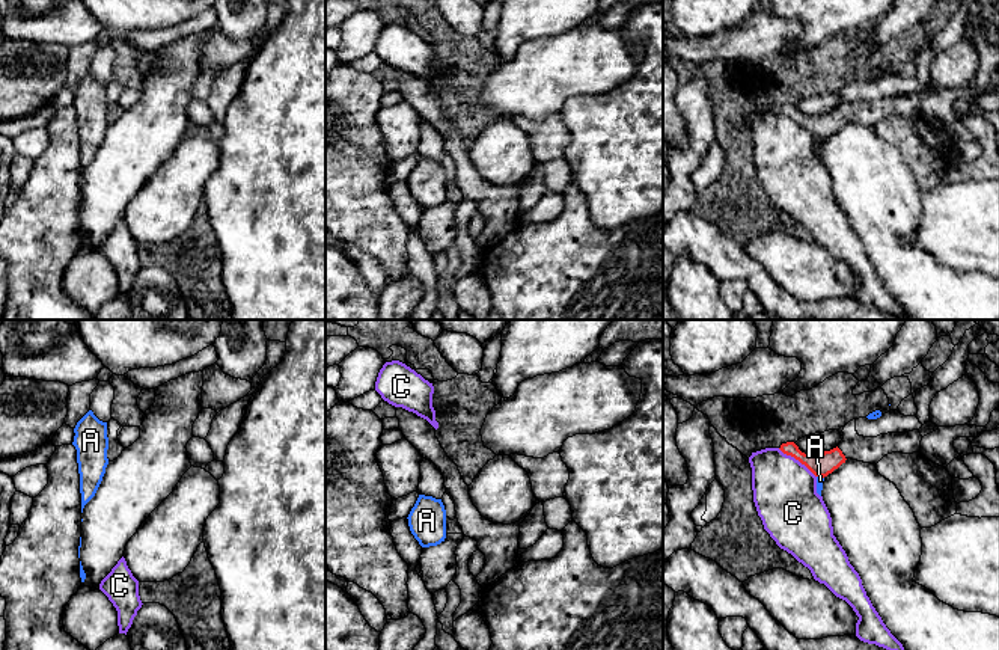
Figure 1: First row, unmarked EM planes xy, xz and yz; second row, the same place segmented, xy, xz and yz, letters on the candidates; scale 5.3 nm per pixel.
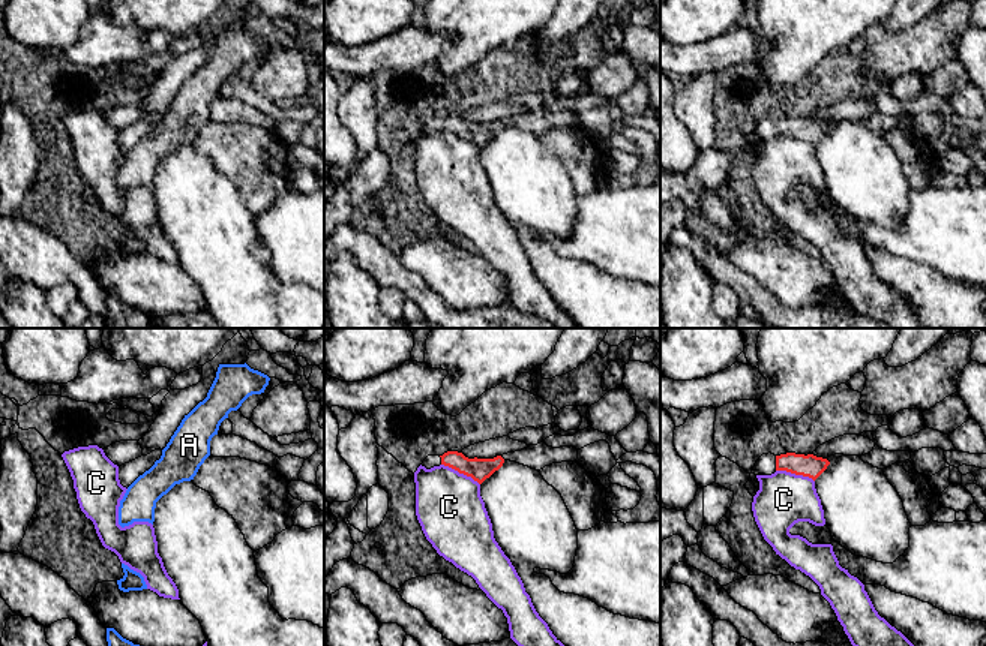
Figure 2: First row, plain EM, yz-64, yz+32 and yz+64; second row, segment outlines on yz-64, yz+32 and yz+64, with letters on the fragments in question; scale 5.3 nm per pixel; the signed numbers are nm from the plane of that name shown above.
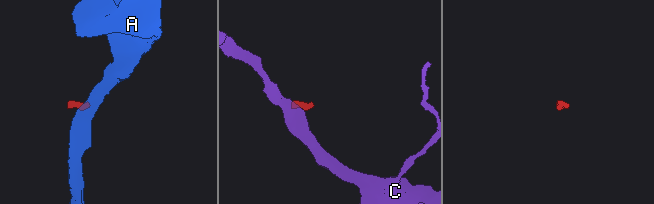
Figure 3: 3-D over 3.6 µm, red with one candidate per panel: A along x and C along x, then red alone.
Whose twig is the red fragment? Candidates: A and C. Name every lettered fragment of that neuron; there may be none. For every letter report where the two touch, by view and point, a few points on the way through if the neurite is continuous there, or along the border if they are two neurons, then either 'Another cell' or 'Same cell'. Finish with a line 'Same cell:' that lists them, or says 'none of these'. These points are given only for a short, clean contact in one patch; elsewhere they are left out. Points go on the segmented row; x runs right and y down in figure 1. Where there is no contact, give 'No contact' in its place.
A: Touches red at yz (820, 475). Boundary: yz (817, 475), (823, 478). Another cell
C: Touches red at yz (797, 459). Boundary: yz (778, 448), (797, 459), (815, 477). Another cell
Same cell: none of these

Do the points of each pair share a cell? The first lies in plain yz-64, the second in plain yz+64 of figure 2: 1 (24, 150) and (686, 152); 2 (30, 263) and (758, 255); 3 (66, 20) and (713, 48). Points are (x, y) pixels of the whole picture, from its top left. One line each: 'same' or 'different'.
1: different
2: different
3: different

